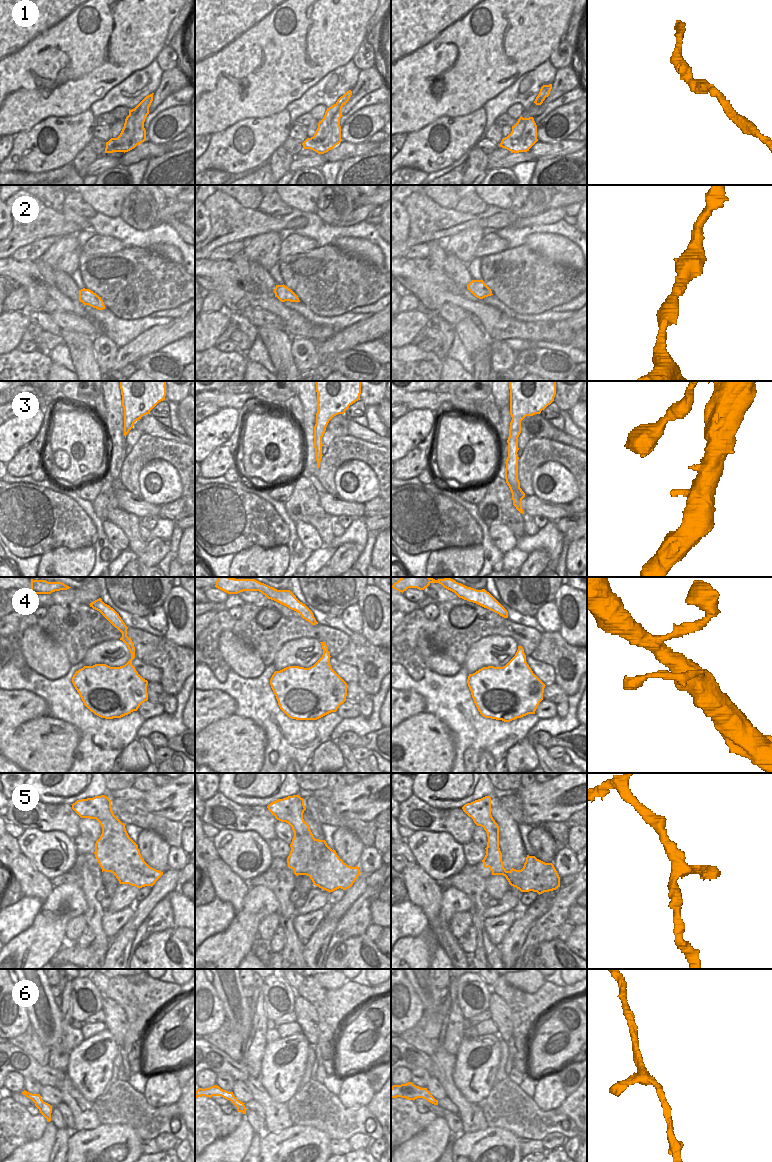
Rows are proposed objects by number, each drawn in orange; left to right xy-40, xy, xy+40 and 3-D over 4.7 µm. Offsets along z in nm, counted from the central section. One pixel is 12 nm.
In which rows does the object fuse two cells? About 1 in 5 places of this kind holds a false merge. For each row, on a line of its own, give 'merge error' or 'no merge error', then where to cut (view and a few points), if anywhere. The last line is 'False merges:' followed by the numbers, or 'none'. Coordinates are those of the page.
1: no merge error; no cut
2: no merge error; no cut
3: no merge error; no cut
4: no merge error; no cut
5: no merge error; no cut
6: no merge error; no cut
False merges: none

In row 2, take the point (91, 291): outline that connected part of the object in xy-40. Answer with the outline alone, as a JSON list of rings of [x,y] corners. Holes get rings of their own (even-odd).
[[[83,288],[79,290],[79,301],[84,305],[89,305],[98,310],[103,310],[106,308],[101,297],[89,289]]]

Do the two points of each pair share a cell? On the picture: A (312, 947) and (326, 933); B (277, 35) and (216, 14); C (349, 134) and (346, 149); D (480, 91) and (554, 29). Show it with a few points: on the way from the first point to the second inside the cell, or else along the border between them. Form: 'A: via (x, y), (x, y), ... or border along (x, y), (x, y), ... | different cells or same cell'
A: via (315, 944), (323, 936) | same cell
B: via (262, 26), (253, 26), (241, 14), (231, 14) | same cell
C: border along (342, 140), (351, 143), (368, 141) | different cells
D: via (498, 73), (507, 64), (515, 64), (536, 43) | same cell

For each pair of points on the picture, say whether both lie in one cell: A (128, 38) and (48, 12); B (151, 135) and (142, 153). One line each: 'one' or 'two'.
A: one
B: two

